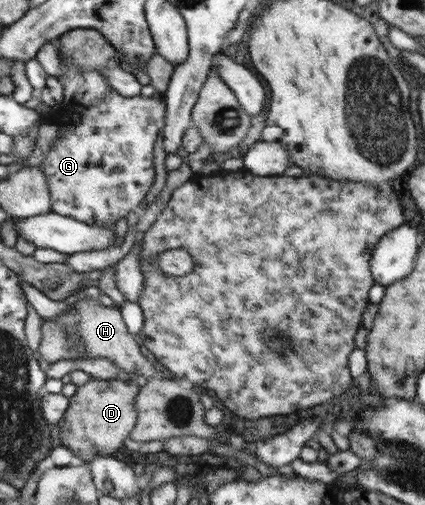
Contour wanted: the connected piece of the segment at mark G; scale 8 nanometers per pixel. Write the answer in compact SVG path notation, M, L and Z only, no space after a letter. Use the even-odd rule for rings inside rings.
M118 90L102 96L98 104L67 103L60 112L65 118L56 119L64 122L64 134L56 148L52 148L41 169L45 174L52 193L52 209L67 217L100 228L116 228L132 213L140 210L150 189L156 183L156 143L168 126L168 103L165 95L155 97L126 97Z

